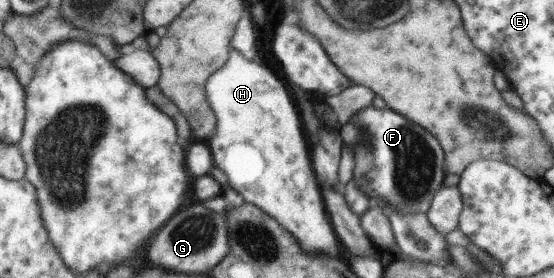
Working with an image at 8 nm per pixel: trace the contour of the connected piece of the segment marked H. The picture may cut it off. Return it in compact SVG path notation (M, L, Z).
M233 50L229 52L229 58L223 63L221 68L218 68L215 72L209 75L209 78L204 84L204 95L207 104L210 106L211 112L215 116L215 132L207 142L207 148L212 153L212 164L216 166L225 174L227 184L241 195L243 202L251 203L252 205L259 204L259 208L263 208L269 216L275 216L275 220L279 220L279 224L283 224L283 228L287 228L287 232L291 232L291 236L295 236L295 240L299 240L299 246L305 250L305 252L313 252L313 250L319 250L319 252L335 252L337 250L337 240L335 240L335 234L331 230L331 224L329 224L329 218L323 210L323 202L321 202L321 196L319 196L319 190L317 190L317 184L315 184L315 176L311 172L311 166L309 166L309 154L307 154L307 146L305 146L305 140L301 136L301 122L299 122L299 114L295 110L295 106L291 104L291 98L289 94L285 92L283 84L263 66L255 64L255 62L249 62L249 59L245 60L239 51Z

